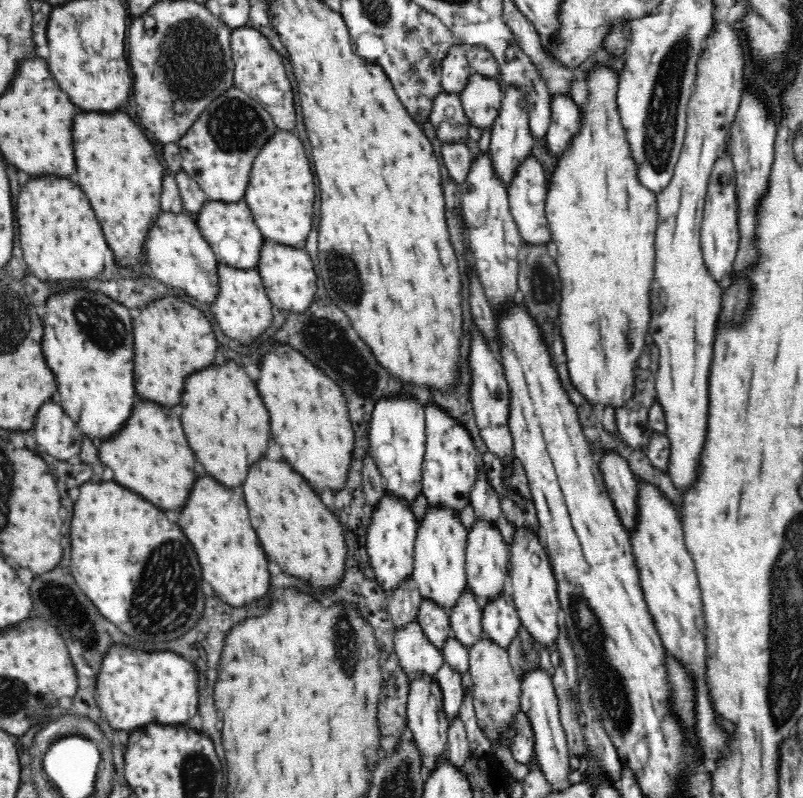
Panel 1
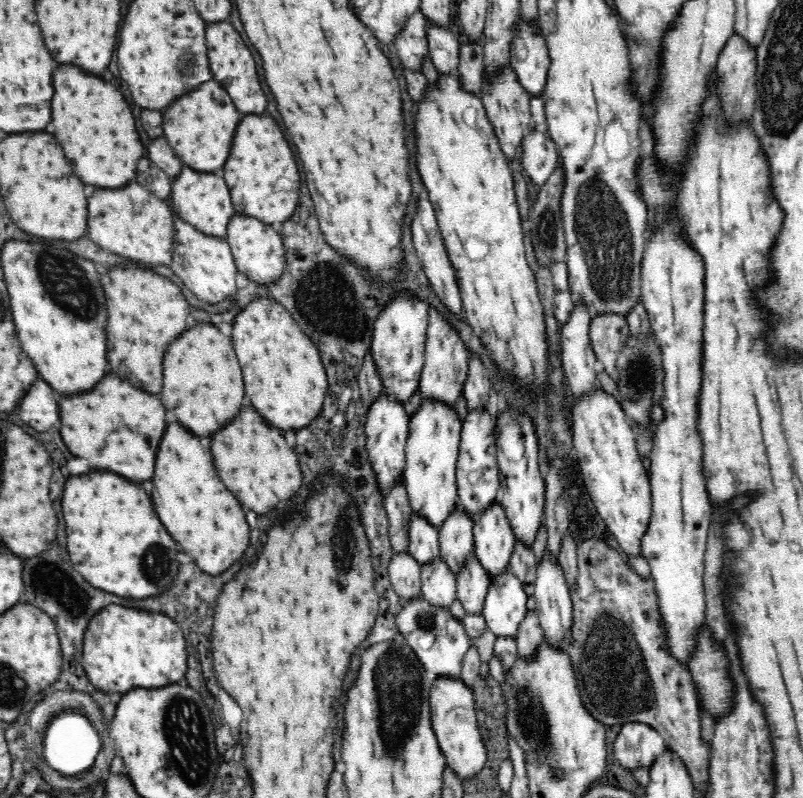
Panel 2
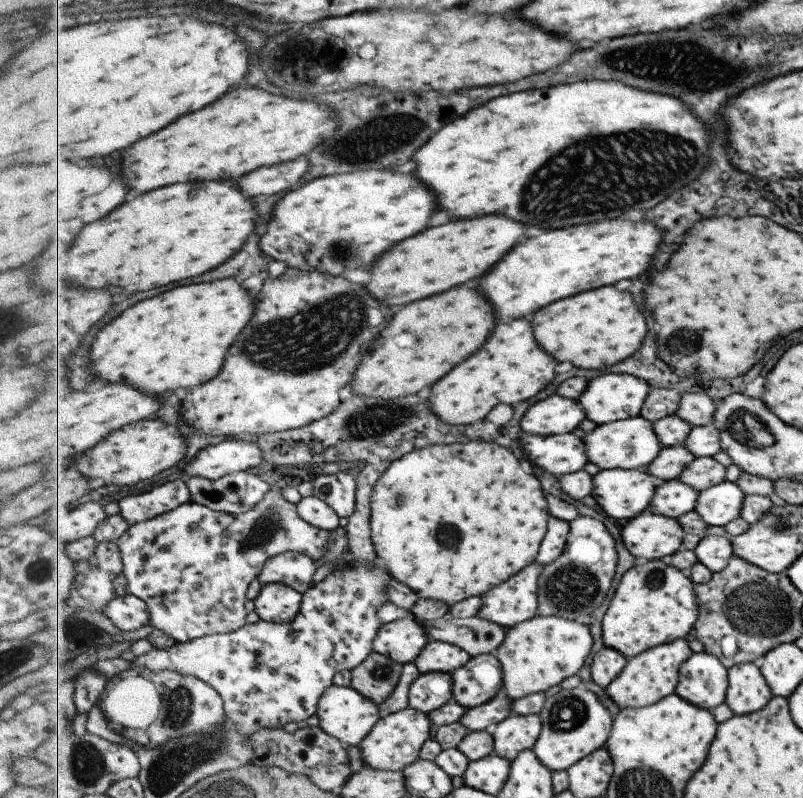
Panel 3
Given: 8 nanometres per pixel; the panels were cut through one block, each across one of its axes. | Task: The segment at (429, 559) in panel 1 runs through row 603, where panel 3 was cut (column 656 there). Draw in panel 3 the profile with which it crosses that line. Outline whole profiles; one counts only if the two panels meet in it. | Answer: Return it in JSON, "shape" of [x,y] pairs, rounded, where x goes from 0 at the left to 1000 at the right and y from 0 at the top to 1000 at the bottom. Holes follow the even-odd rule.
{"shape":[[[793,521],[770,526],[768,529],[743,533],[736,541],[726,544],[733,579],[747,589],[753,588],[800,588],[819,574],[827,559],[816,541],[816,534],[806,523]]]}

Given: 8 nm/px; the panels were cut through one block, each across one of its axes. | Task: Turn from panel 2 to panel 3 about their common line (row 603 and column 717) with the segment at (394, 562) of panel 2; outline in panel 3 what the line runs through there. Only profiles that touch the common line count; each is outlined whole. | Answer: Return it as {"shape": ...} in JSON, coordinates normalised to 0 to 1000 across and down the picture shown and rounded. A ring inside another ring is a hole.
{"shape":[[[849,492],[848,506],[841,520],[848,526],[858,529],[861,534],[880,534],[890,529],[890,514],[894,504],[888,501],[880,492]]]}

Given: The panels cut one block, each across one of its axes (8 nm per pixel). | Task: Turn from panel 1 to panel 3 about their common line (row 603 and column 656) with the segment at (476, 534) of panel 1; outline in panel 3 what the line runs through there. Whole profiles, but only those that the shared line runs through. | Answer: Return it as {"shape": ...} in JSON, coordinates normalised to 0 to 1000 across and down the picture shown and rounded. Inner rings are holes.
{"shape":[[[800,588],[747,589],[740,596],[738,604],[741,612],[738,612],[736,622],[742,627],[745,635],[772,655],[780,655],[808,639],[816,624],[816,614],[822,605],[819,599]]]}

